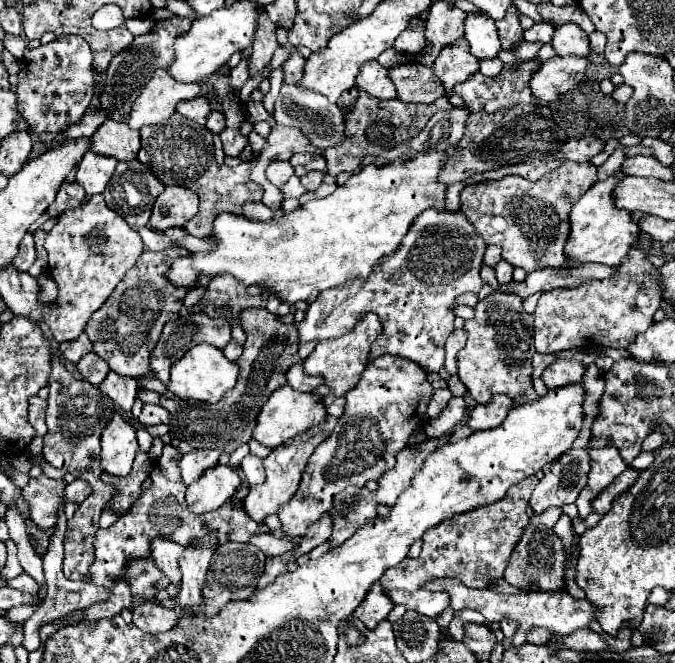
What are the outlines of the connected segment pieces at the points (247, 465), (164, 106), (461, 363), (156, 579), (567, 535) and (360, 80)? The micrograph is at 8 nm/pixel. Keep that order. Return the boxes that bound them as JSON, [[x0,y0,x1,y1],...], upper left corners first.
[[242,454,266,486],[128,70,202,130],[458,292,538,404],[128,558,170,600],[554,514,574,554],[356,62,396,98]]

